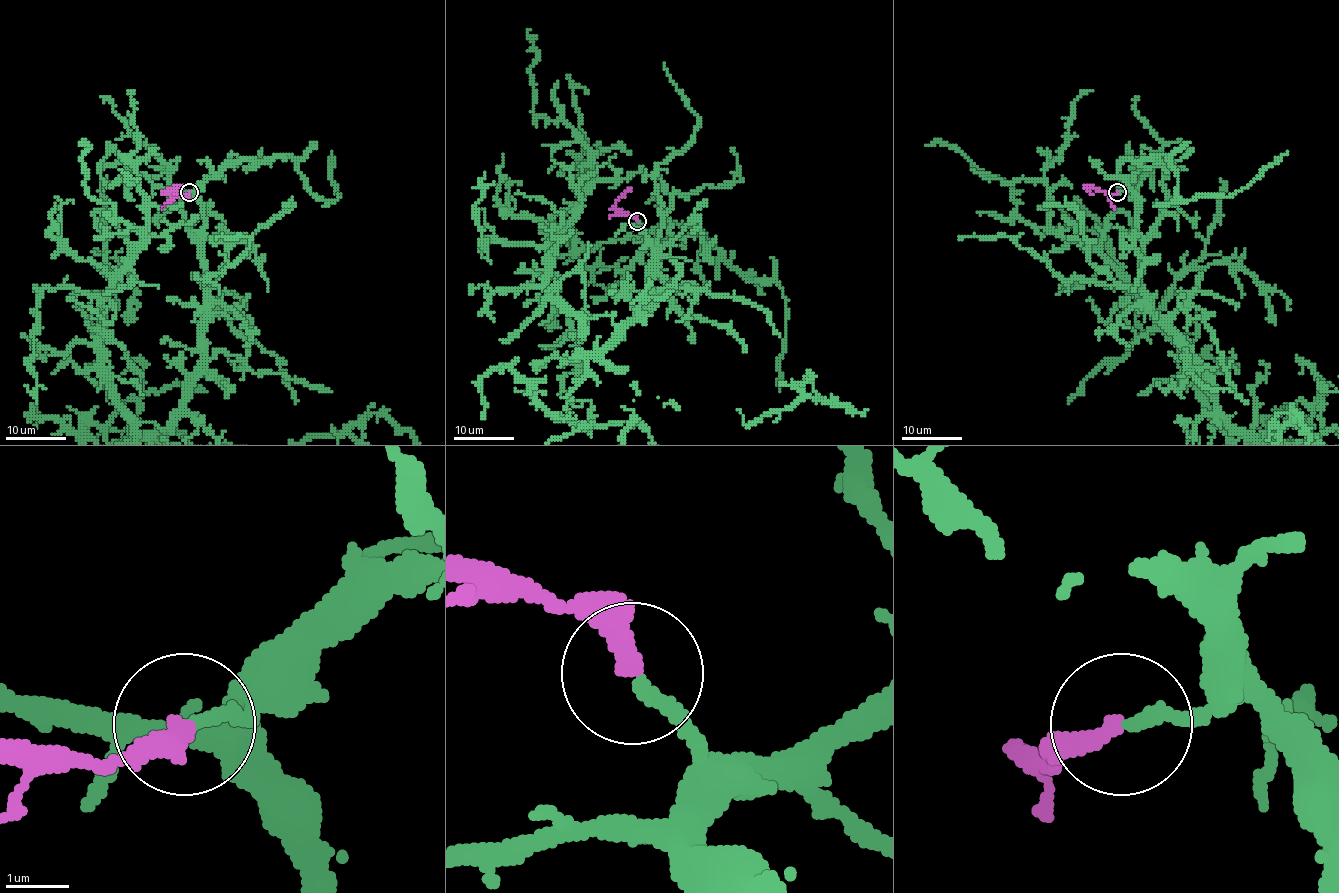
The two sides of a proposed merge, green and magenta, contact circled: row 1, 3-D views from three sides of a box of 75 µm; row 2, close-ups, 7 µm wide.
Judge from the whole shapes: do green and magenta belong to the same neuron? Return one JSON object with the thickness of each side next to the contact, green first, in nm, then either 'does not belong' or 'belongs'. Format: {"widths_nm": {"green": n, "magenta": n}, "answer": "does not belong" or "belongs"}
{"widths_nm": {"green": 200, "magenta": 320}, "answer": "belongs"}

